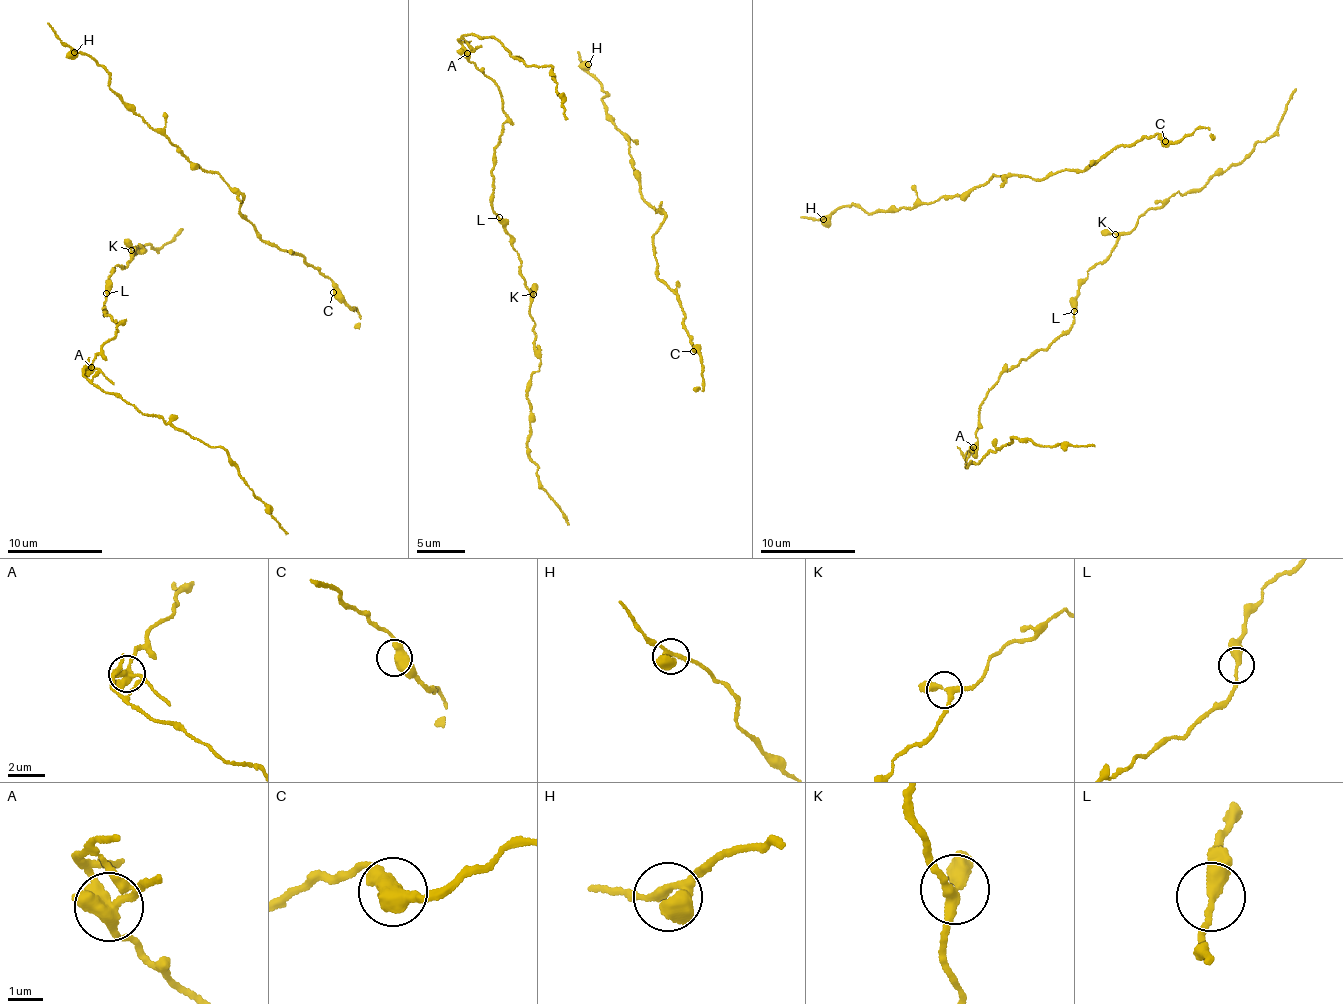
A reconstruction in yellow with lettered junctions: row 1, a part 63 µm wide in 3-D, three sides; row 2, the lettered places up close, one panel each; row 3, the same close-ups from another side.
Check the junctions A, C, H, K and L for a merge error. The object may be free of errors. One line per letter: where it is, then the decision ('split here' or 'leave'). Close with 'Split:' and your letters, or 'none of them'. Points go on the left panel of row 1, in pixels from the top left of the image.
A: at (91, 367); split here
C: at (333, 292); leave
H: at (74, 52); leave
K: at (131, 250); leave
L: at (106, 293); leave
Split: A

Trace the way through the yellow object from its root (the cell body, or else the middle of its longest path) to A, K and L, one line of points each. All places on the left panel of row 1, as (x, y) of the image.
A: (118, 266), (108, 278), (101, 309), (120, 326), (115, 337), (102, 345), (102, 353), (94, 358), (90, 368)
K: (118, 266), (123, 268), (128, 265), (131, 251)
L: (118, 266), (108, 278), (107, 293)

